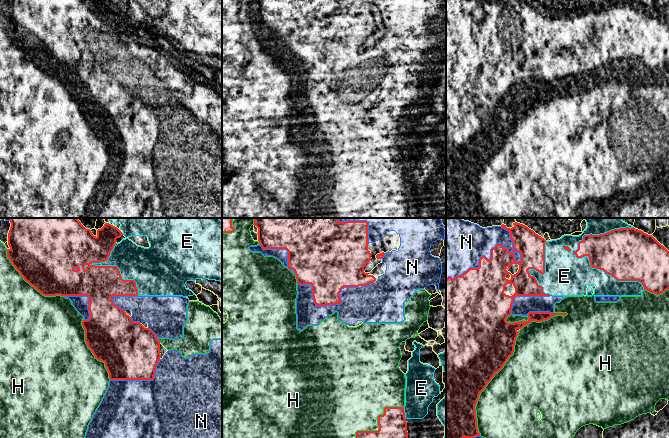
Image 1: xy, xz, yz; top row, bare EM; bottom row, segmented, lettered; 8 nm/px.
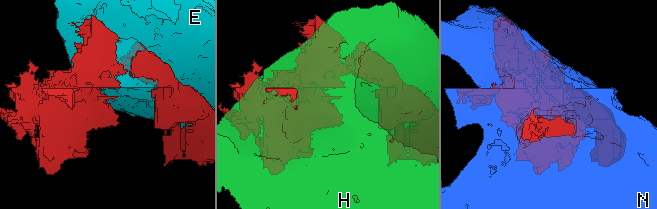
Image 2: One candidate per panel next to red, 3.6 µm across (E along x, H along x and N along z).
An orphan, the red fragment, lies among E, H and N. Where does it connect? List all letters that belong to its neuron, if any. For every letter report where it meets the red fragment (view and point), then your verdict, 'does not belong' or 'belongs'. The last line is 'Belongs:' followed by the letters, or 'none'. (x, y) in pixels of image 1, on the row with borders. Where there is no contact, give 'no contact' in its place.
E: yz (601, 269) | does not belong
H: yz (488, 382) | does not belong
N: yz (490, 259) | belongs
Belongs: N

